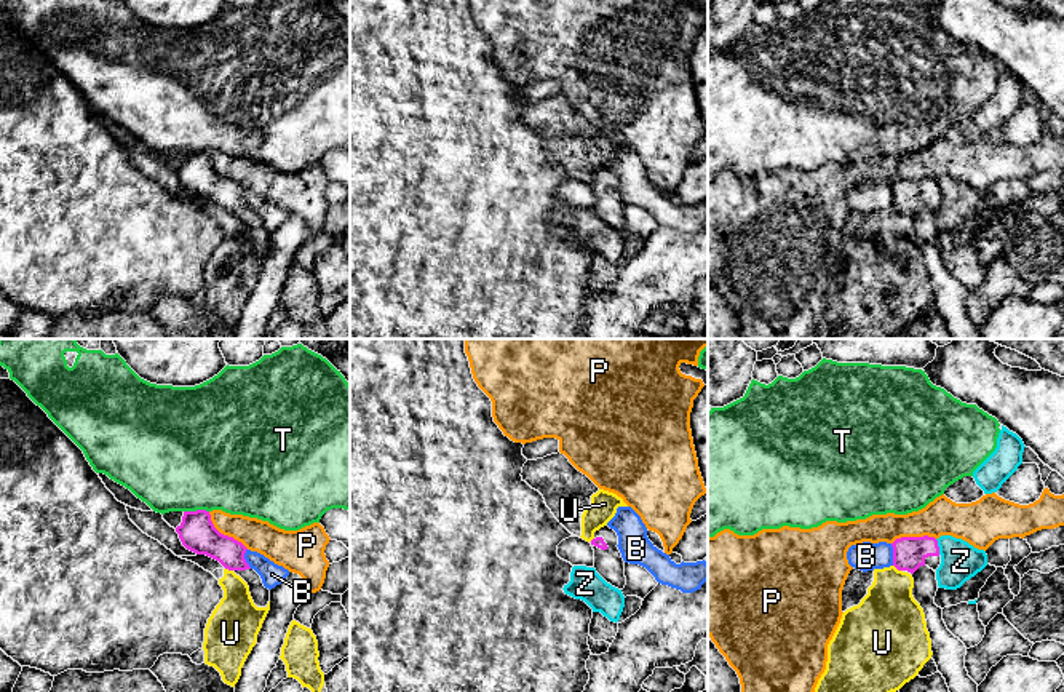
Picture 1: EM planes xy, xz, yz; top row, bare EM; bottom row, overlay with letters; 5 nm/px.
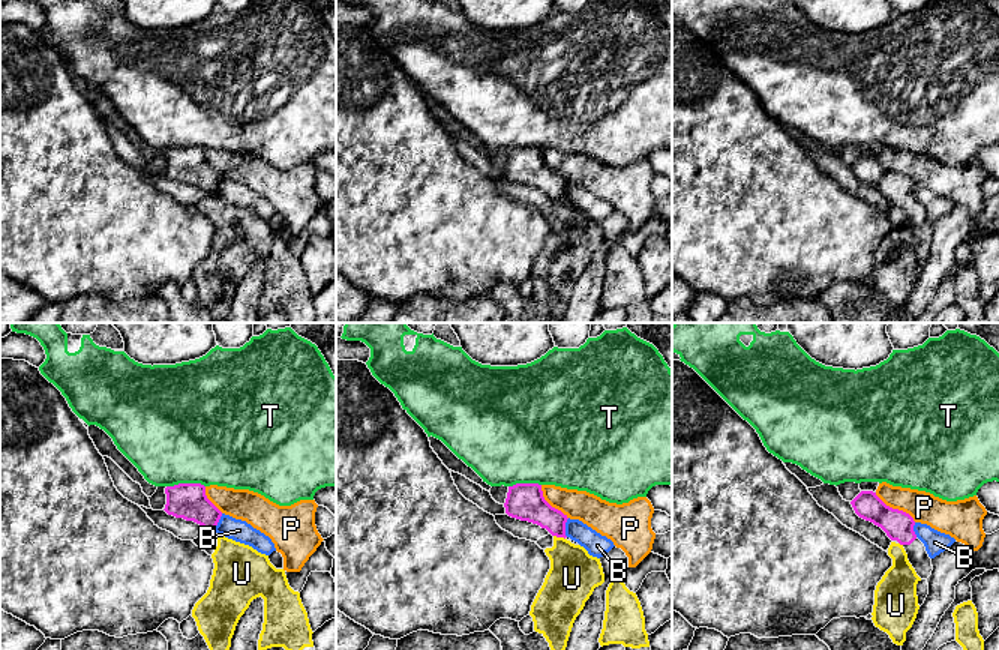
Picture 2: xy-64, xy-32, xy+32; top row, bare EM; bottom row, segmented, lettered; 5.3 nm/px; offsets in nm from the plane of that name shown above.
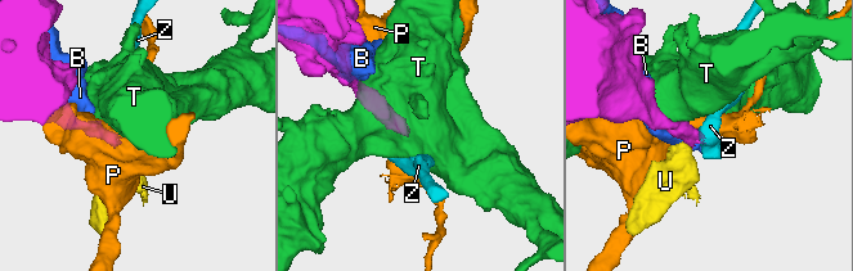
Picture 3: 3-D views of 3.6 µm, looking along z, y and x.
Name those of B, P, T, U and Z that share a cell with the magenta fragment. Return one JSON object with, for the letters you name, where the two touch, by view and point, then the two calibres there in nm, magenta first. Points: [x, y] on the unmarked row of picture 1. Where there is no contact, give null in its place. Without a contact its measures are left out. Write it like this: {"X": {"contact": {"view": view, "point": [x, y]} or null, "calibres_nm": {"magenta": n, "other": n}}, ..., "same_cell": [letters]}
{"same_cell": []}

